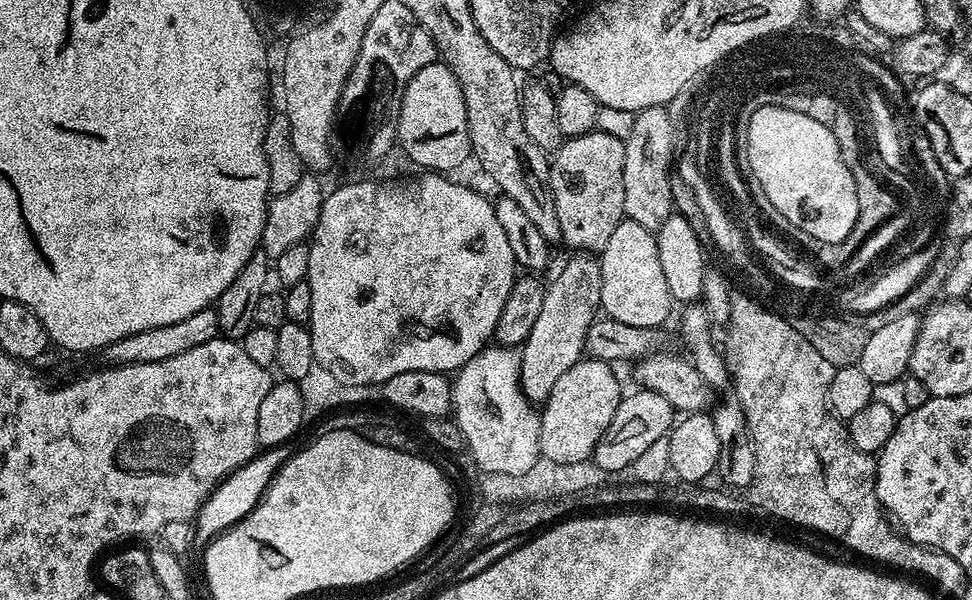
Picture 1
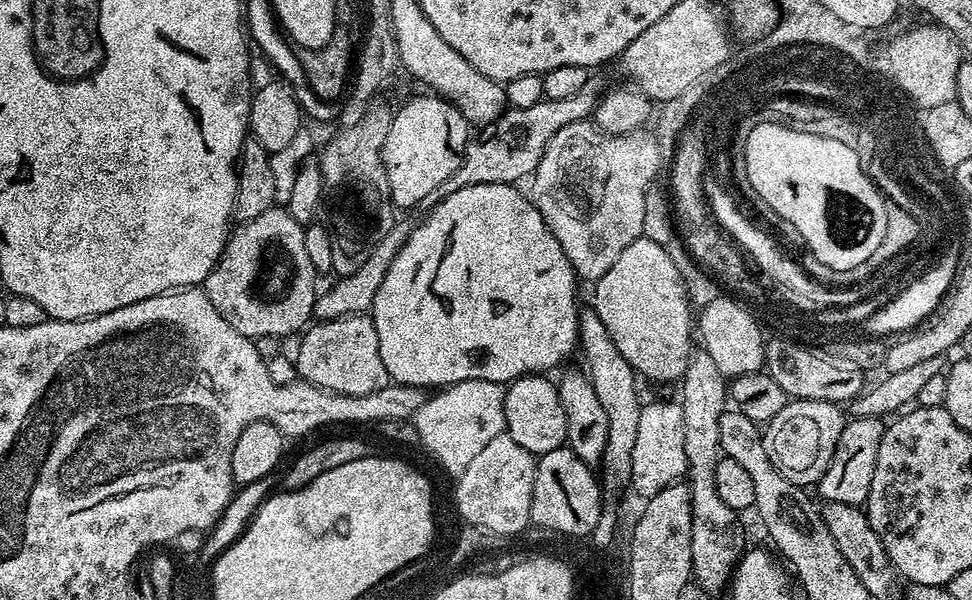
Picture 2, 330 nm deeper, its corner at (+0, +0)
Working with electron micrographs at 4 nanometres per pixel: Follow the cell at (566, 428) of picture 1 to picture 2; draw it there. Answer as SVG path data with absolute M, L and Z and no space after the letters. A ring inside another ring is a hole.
M544 374L520 376L507 385L504 393L506 434L537 458L555 448L565 447L566 444L566 413L562 410L556 384L548 379Z

